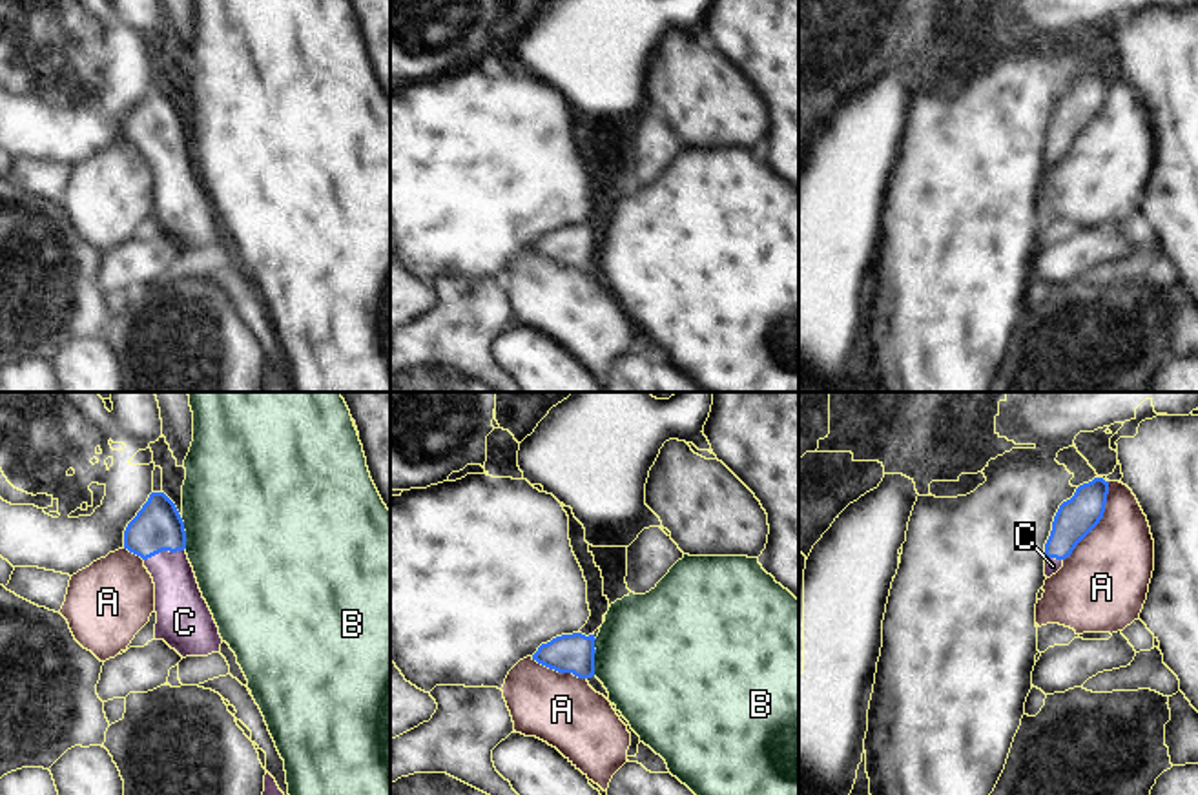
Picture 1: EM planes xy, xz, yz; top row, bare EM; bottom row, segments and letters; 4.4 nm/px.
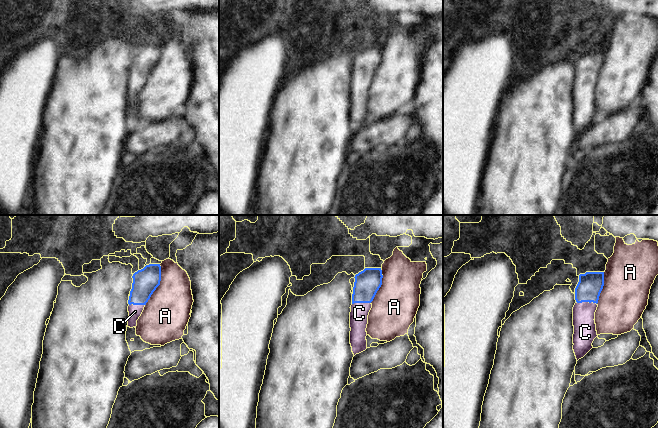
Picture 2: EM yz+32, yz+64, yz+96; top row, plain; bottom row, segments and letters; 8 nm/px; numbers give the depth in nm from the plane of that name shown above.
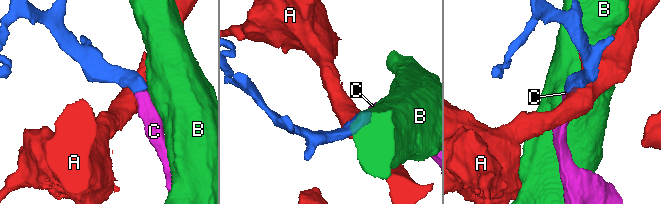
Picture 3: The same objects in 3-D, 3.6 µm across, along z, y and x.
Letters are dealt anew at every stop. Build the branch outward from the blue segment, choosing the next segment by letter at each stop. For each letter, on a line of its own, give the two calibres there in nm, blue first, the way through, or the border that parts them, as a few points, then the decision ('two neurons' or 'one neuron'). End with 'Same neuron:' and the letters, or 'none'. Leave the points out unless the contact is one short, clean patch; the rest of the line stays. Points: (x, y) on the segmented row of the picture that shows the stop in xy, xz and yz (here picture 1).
A: calibres 170 and 360 nm; border yz (1107, 480), (1104, 516), (1063, 560); two neurons
B: calibres 180 and 480 nm; border xz (597, 639), (593, 675); two neurons
C: calibres 220 and 220 nm; way xy (157, 526), (163, 549), (179, 602); one neuron
Same neuron: C

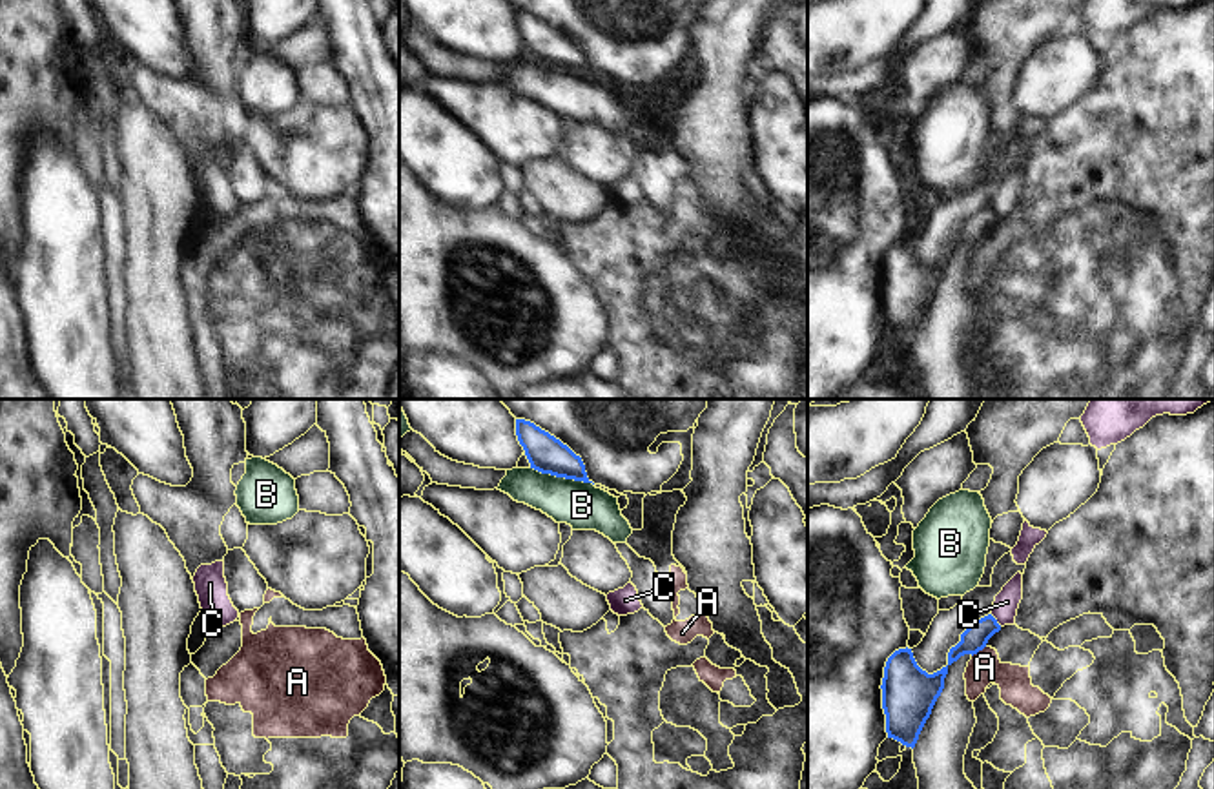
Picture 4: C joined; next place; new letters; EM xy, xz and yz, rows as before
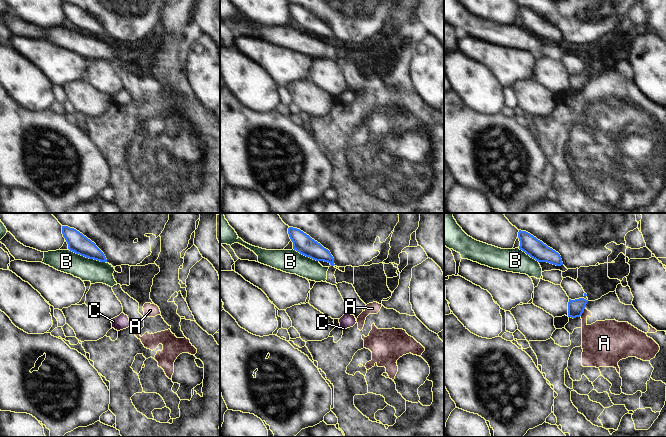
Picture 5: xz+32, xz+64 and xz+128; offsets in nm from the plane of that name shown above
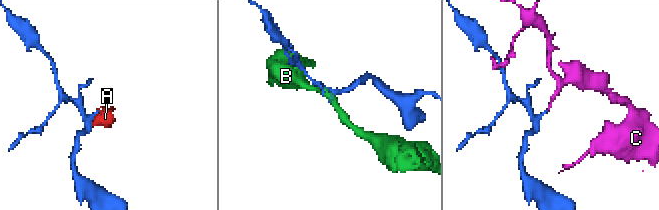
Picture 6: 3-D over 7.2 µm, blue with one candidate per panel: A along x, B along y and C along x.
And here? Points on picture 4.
A: calibres 110 and 150 nm; two neurons
B: calibres 160 and 200 nm; two neurons
C: calibres 110 and 110 nm; border yz (990, 614), (1001, 625); two neurons
Same neuron: none

